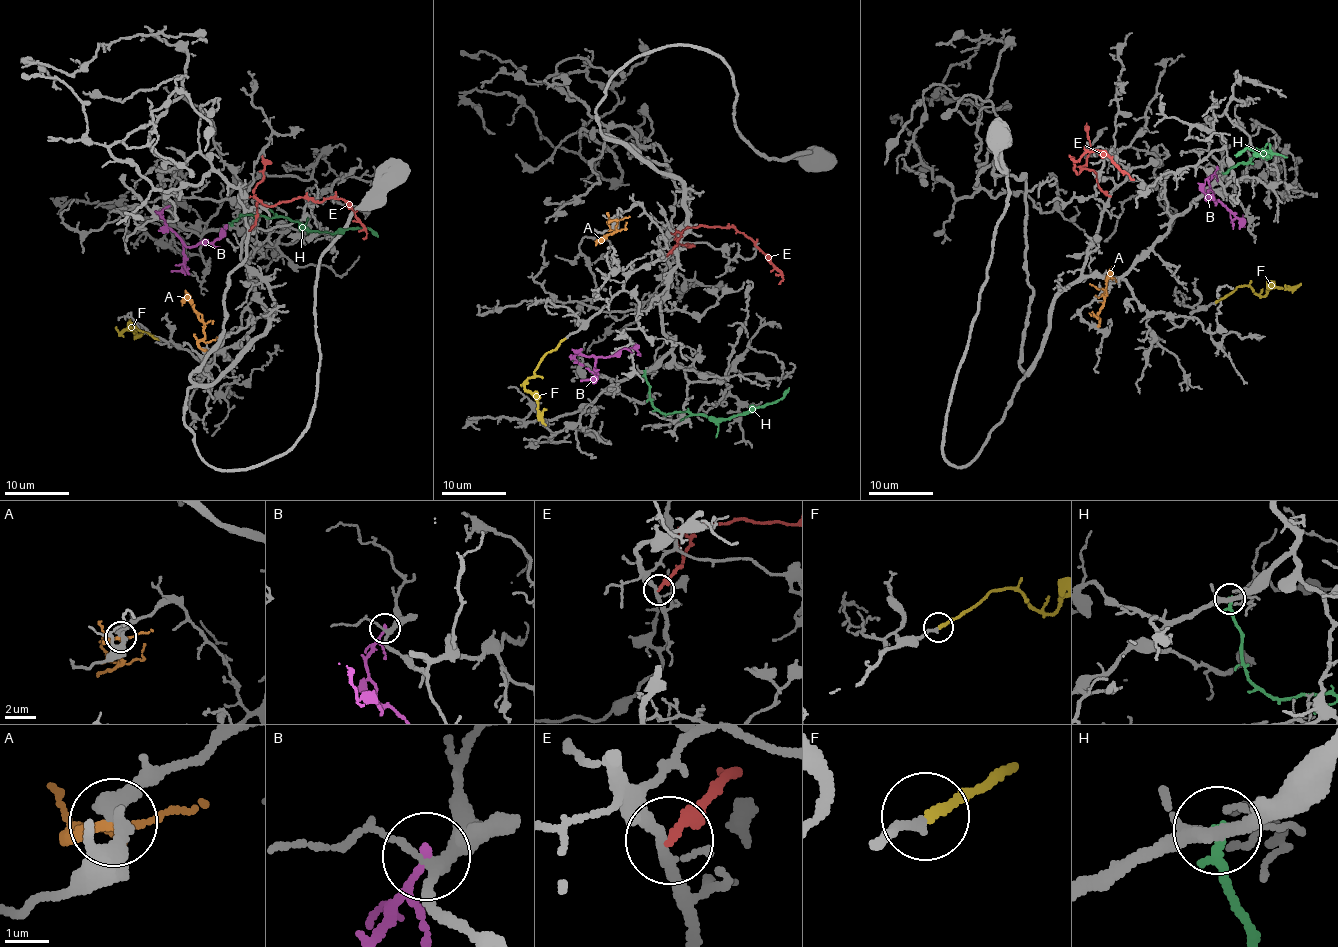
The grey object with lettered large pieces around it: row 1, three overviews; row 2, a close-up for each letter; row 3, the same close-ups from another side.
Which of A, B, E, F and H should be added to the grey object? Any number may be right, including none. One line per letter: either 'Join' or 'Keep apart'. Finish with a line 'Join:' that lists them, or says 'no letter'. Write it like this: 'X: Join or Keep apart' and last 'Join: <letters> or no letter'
A: Keep apart
B: Keep apart
E: Keep apart
F: Join
H: Keep apart
Join: F

